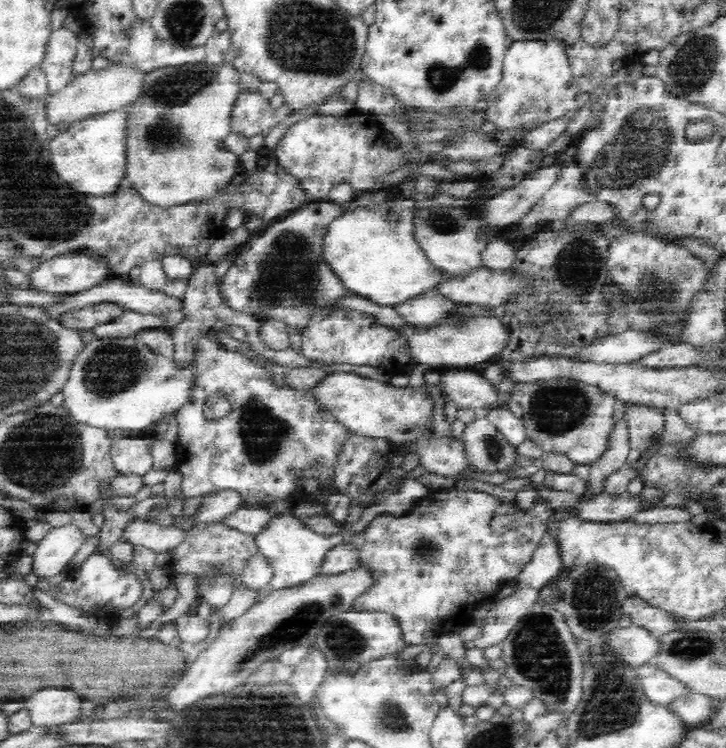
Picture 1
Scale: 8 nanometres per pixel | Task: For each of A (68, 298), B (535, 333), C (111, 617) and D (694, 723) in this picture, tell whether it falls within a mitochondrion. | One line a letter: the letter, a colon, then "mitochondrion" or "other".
A: other
B: other
C: other
D: other

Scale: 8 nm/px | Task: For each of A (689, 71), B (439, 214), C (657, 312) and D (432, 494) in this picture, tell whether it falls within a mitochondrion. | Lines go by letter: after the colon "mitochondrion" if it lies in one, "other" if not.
A: mitochondrion
B: mitochondrion
C: mitochondrion
D: other

